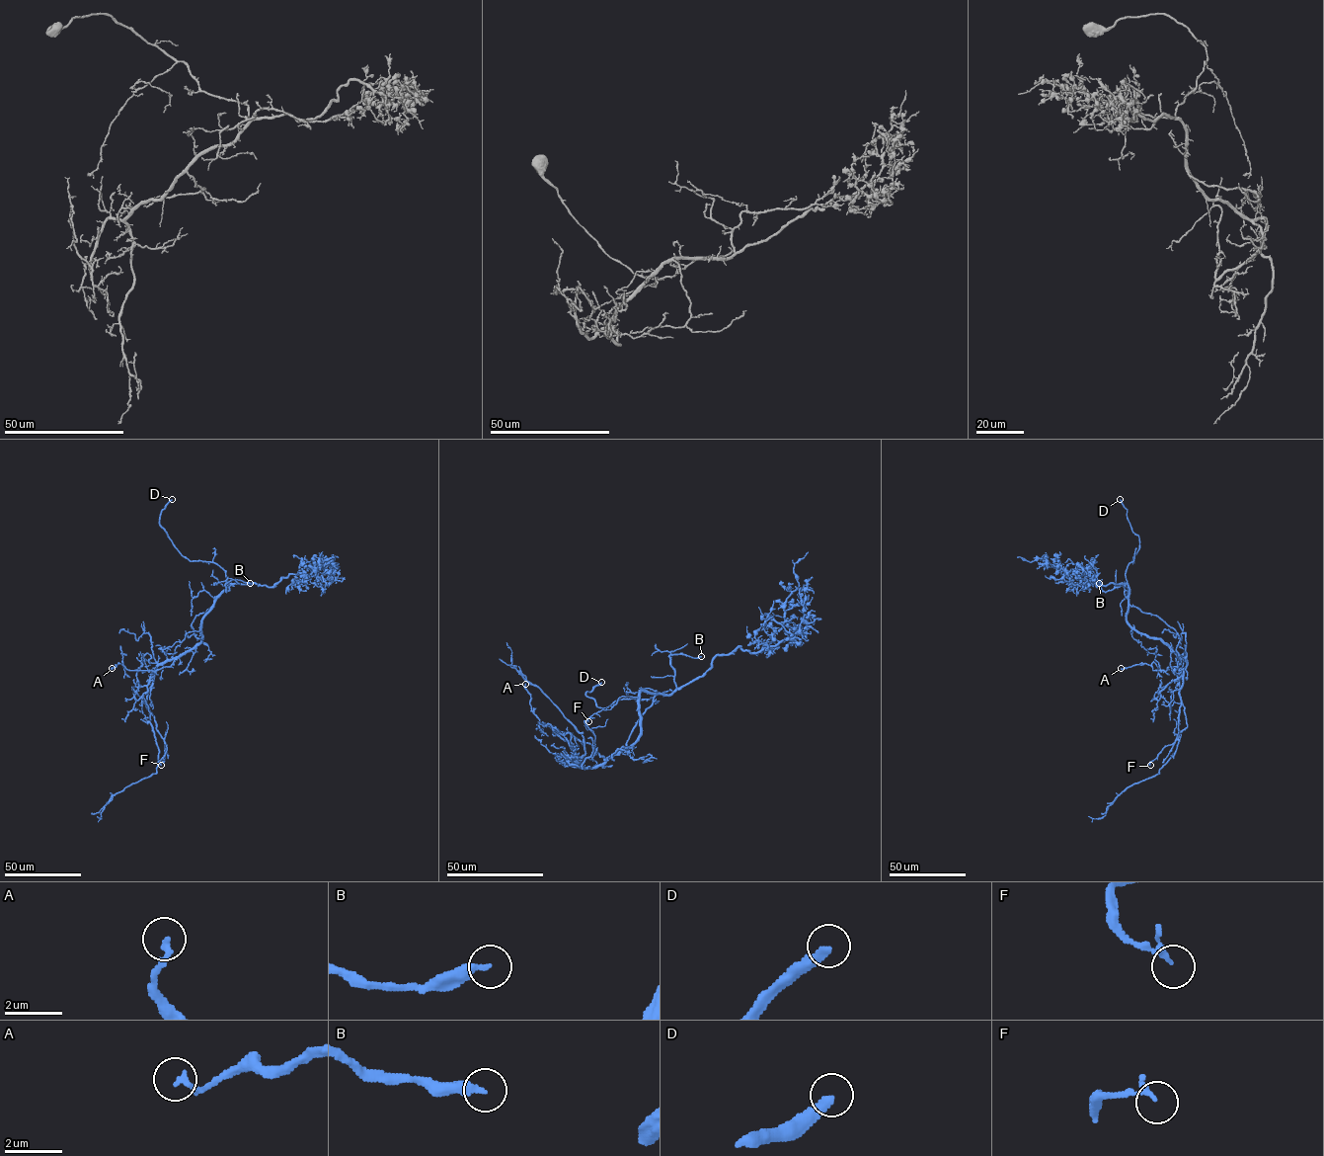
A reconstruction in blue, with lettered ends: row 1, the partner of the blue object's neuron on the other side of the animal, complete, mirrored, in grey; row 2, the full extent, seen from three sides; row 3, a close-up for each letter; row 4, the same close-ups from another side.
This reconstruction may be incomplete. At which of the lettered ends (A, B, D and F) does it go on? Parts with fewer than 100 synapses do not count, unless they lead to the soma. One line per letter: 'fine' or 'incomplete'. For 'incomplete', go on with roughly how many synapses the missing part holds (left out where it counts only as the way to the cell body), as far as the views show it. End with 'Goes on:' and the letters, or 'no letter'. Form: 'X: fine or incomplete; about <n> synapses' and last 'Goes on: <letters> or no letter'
A: fine
B: fine
D: incomplete
F: fine
Goes on: D

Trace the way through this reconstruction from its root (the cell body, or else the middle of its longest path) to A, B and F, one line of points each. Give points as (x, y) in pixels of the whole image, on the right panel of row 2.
A: (1164, 642), (1179, 658), (1177, 666), (1165, 671), (1153, 670), (1145, 663), (1121, 668)
B: (1164, 642), (1137, 632), (1128, 622), (1129, 587), (1126, 583), (1105, 592), (1099, 583)
F: (1164, 642), (1187, 662), (1180, 697), (1187, 727), (1150, 765)

